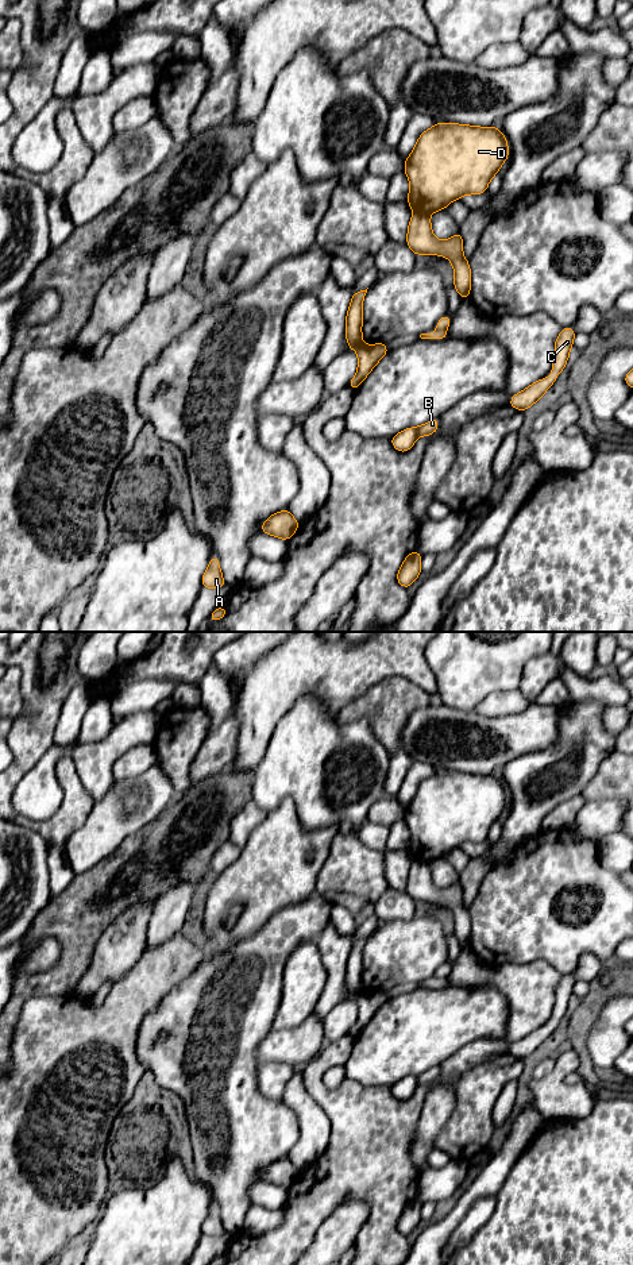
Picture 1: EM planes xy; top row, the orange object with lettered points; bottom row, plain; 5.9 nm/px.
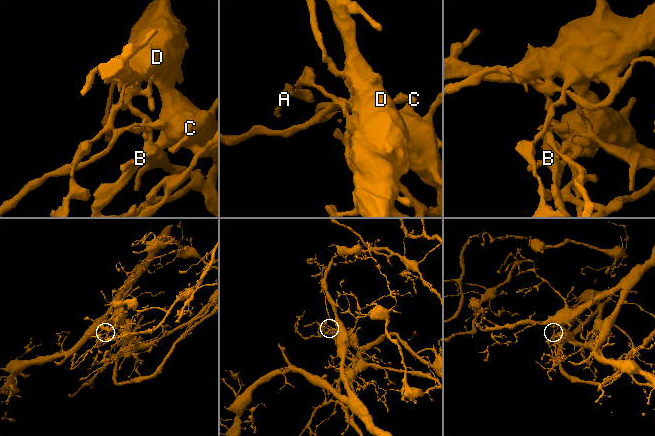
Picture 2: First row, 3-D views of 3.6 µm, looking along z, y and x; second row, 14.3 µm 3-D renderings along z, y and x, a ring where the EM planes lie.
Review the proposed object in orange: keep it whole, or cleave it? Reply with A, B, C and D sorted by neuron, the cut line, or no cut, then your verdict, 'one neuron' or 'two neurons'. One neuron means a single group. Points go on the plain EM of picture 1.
A / B C D | xy (415, 859), (428, 863) | two neurons

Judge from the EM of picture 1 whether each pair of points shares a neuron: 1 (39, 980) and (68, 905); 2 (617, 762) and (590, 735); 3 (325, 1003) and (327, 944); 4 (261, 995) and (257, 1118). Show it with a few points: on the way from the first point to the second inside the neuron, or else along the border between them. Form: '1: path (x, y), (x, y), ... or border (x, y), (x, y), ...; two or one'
1: path (61, 968), (68, 961), (68, 926); one
2: border (616, 749), (601, 763), (591, 781); two
3: path (334, 988), (334, 959); one
4: path (244, 1026), (244, 1087); one

